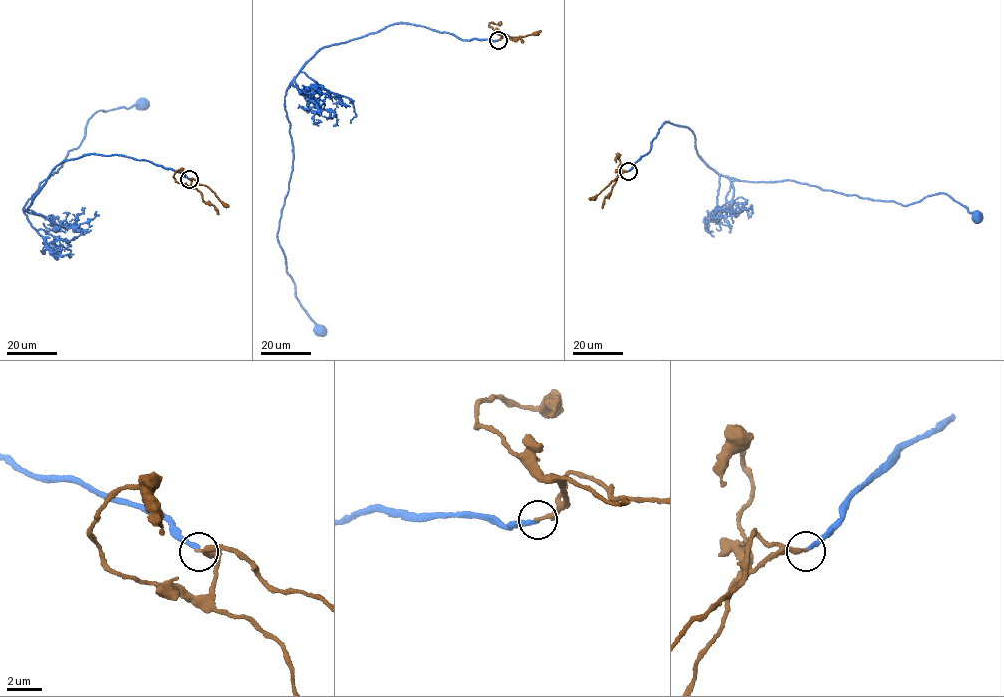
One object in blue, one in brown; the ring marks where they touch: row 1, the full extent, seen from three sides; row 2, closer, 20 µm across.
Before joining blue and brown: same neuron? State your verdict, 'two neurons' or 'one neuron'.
one neuron

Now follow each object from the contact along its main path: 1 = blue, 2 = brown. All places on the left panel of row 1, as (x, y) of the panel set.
1: (189, 179), (150, 162), (89, 153), (55, 167), (23, 210), (42, 181), (80, 145), (97, 111), (144, 102)
2: (189, 179), (208, 186), (228, 206)

